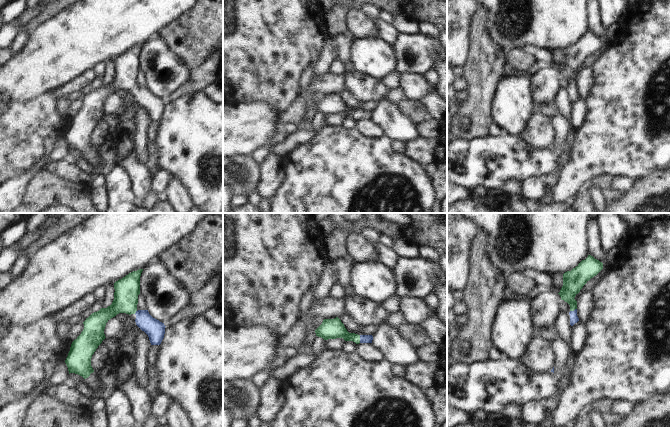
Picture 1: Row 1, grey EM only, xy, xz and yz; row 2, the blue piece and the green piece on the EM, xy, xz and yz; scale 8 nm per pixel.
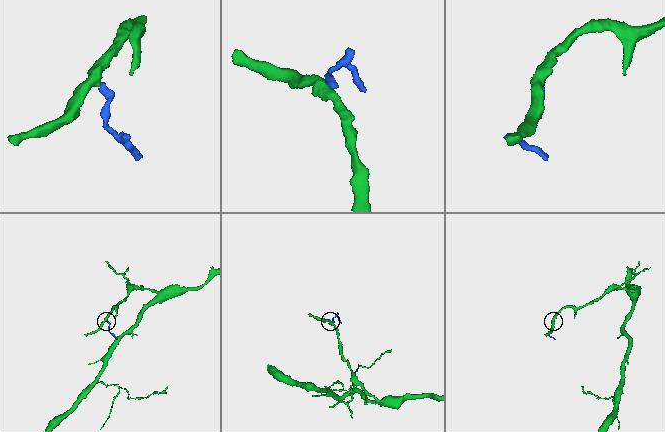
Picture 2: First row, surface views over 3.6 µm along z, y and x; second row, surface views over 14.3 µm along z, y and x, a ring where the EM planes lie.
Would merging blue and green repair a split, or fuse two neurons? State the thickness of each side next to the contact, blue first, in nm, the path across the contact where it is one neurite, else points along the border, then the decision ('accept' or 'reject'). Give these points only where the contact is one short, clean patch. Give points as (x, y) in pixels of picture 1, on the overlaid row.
60 nm thick on the blue side, 160 nm on the other; runs through xz (363, 338), (360, 339), (348, 337), (331, 328); accept

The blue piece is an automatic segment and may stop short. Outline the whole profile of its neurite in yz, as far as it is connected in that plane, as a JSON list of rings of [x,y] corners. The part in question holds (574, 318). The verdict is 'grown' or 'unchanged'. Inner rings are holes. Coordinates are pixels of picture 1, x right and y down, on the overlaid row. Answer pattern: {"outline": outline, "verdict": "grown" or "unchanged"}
{"outline": [[[588,255],[571,271],[563,274],[563,286],[558,293],[561,300],[570,305],[570,325],[573,326],[579,321],[577,316],[577,301],[575,296],[580,292],[583,286],[603,269],[603,263]]], "verdict": "grown"}

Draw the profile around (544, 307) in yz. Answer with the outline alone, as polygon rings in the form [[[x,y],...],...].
[[[542,291],[530,302],[530,314],[534,326],[551,327],[560,313],[561,297],[556,291]]]

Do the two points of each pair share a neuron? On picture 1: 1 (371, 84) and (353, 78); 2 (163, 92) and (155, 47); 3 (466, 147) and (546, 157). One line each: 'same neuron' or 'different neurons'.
1: same neuron
2: same neuron
3: same neuron

